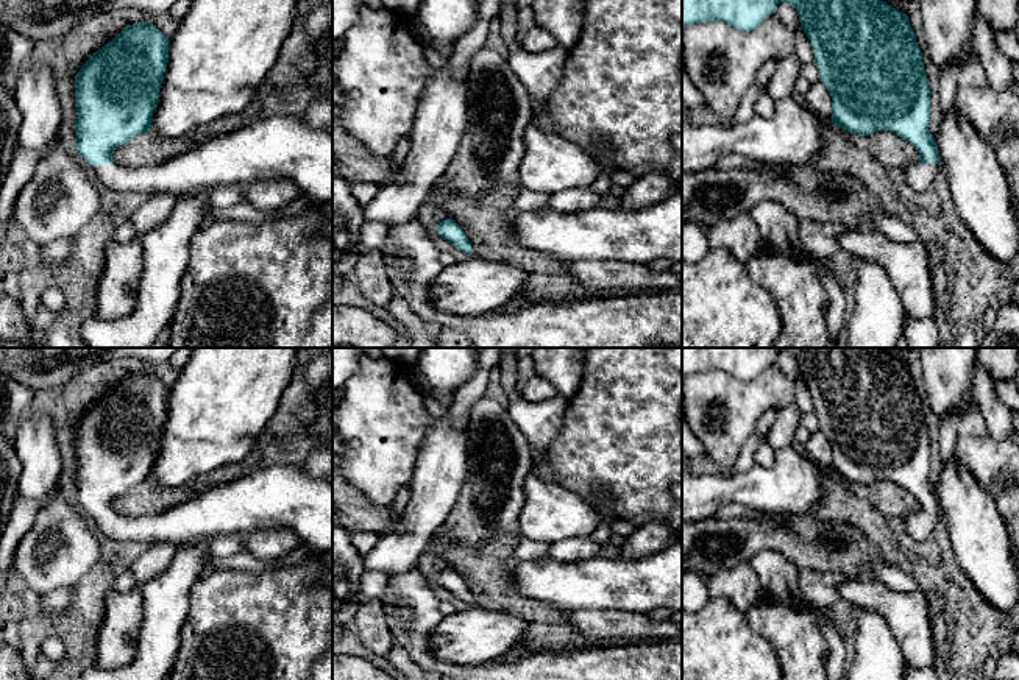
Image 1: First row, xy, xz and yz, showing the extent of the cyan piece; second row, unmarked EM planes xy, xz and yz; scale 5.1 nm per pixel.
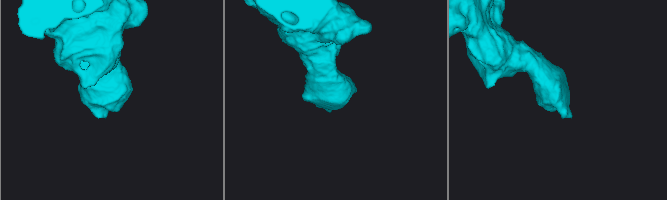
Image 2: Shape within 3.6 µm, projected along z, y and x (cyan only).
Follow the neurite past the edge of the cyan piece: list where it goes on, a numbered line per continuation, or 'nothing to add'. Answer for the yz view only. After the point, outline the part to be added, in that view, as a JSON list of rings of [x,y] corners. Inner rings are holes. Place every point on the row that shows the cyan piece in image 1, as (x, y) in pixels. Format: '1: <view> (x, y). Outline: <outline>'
1: yz (919, 177). Outline: [[[913,164],[905,170],[905,178],[916,192],[924,192],[932,184],[935,175],[935,164]]]

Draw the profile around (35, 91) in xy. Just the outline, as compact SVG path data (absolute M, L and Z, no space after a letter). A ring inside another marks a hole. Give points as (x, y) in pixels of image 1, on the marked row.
M33 58L19 73L12 92L22 114L17 148L45 156L59 145L62 122L51 67L42 58Z

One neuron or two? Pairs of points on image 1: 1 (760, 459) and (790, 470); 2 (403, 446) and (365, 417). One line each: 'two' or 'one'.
1: two
2: one

